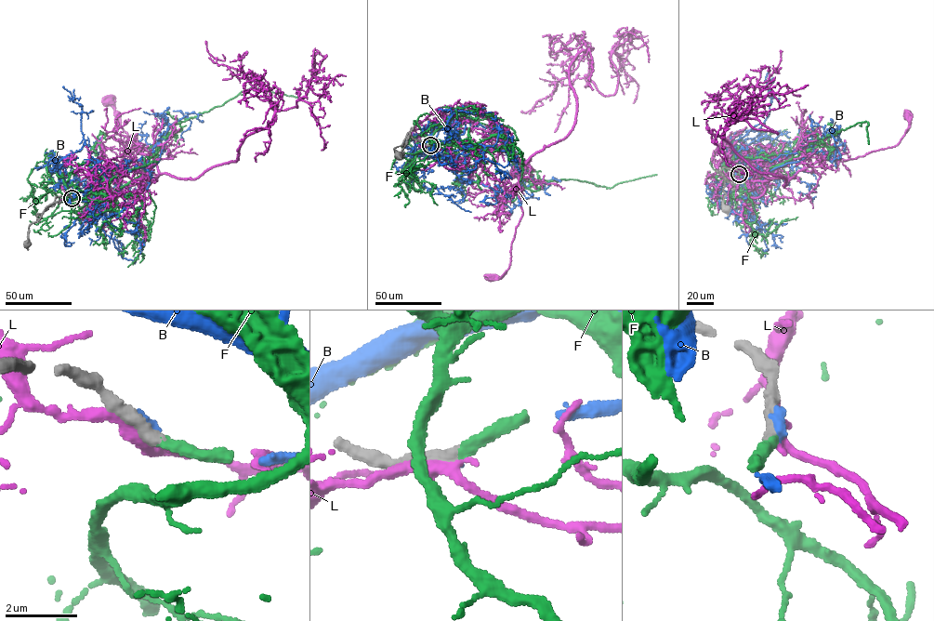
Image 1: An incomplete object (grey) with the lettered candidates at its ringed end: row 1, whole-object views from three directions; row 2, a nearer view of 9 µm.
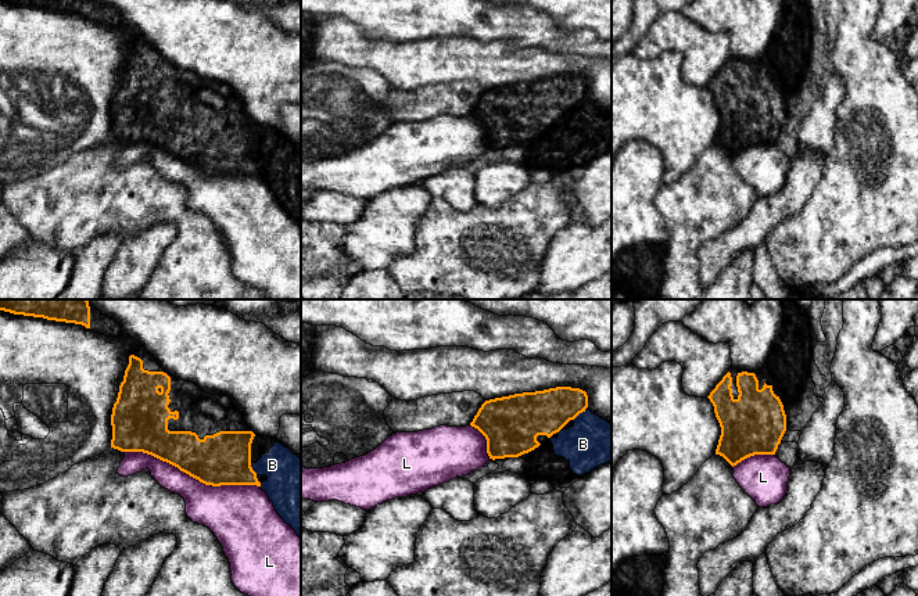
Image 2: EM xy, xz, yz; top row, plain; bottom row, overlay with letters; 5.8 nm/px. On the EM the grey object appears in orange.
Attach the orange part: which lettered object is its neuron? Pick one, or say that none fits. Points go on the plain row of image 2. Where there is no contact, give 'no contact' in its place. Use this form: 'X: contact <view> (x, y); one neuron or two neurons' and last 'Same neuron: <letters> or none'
B: contact xz (578, 103); two neurons
F: no contact; one neuron
L: contact xy (192, 165); two neurons
Same neuron: F

